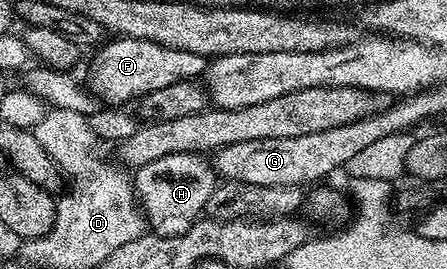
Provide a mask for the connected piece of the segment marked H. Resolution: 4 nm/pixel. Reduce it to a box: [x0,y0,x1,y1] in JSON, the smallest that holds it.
[132,153,219,237]

